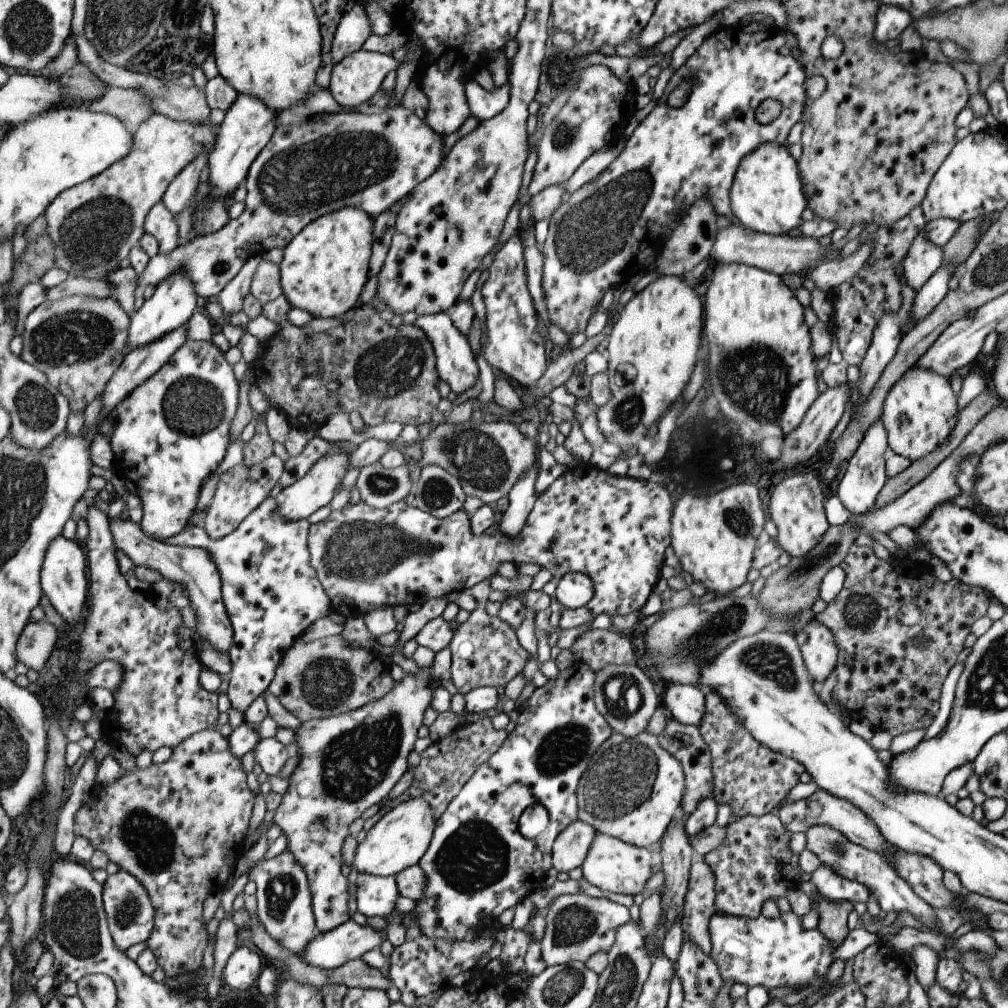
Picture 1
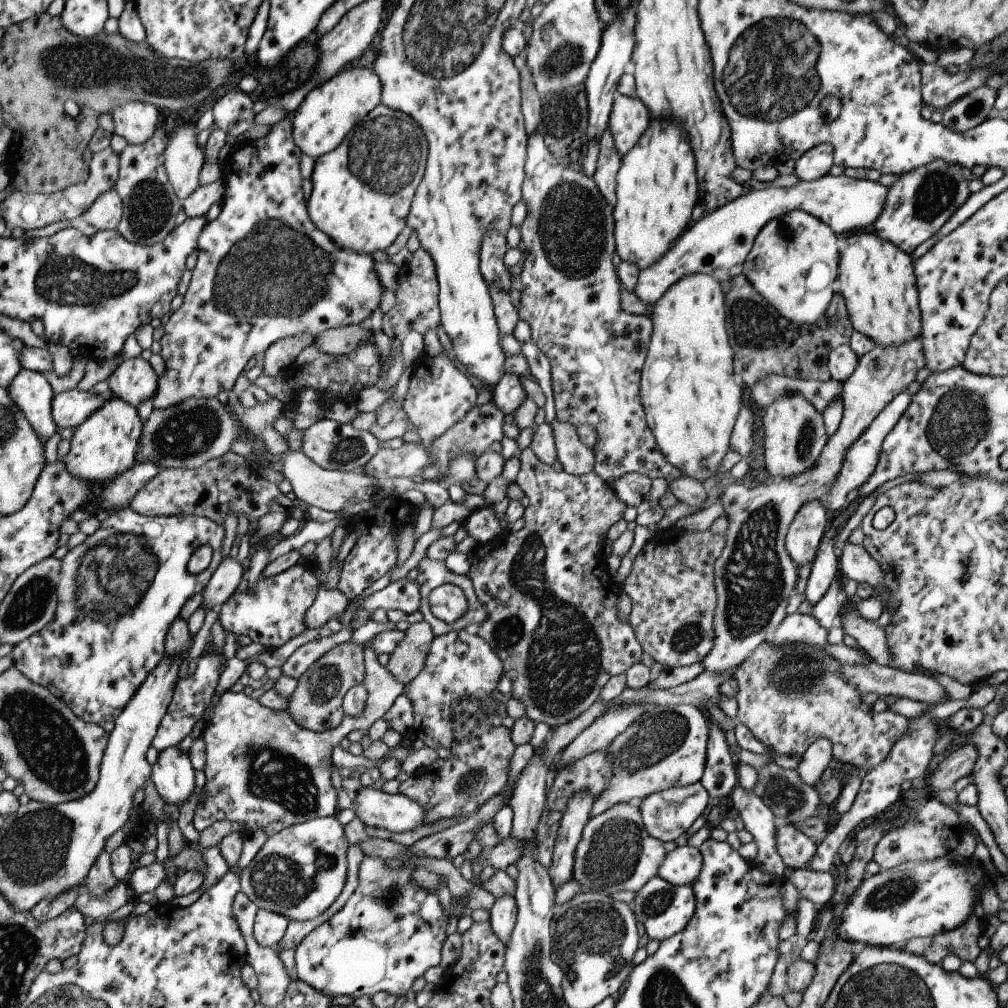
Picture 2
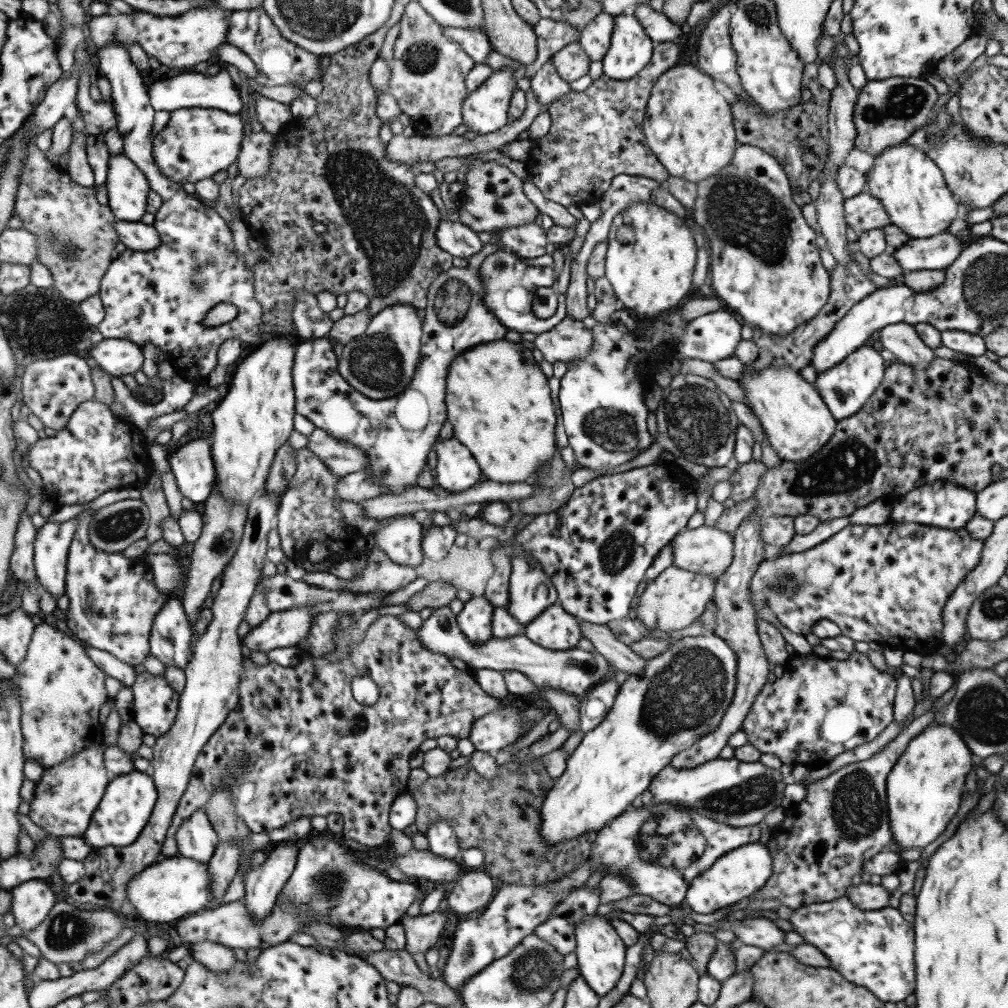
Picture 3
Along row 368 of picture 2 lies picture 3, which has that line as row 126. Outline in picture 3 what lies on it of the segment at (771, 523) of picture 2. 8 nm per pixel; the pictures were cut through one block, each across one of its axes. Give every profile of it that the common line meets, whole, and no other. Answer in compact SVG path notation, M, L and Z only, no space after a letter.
M901 76L867 81L858 89L857 102L853 106L853 124L856 126L854 147L871 156L877 156L884 148L904 141L933 116L931 109L934 108L938 96L939 94L931 84L927 83L925 77Z

